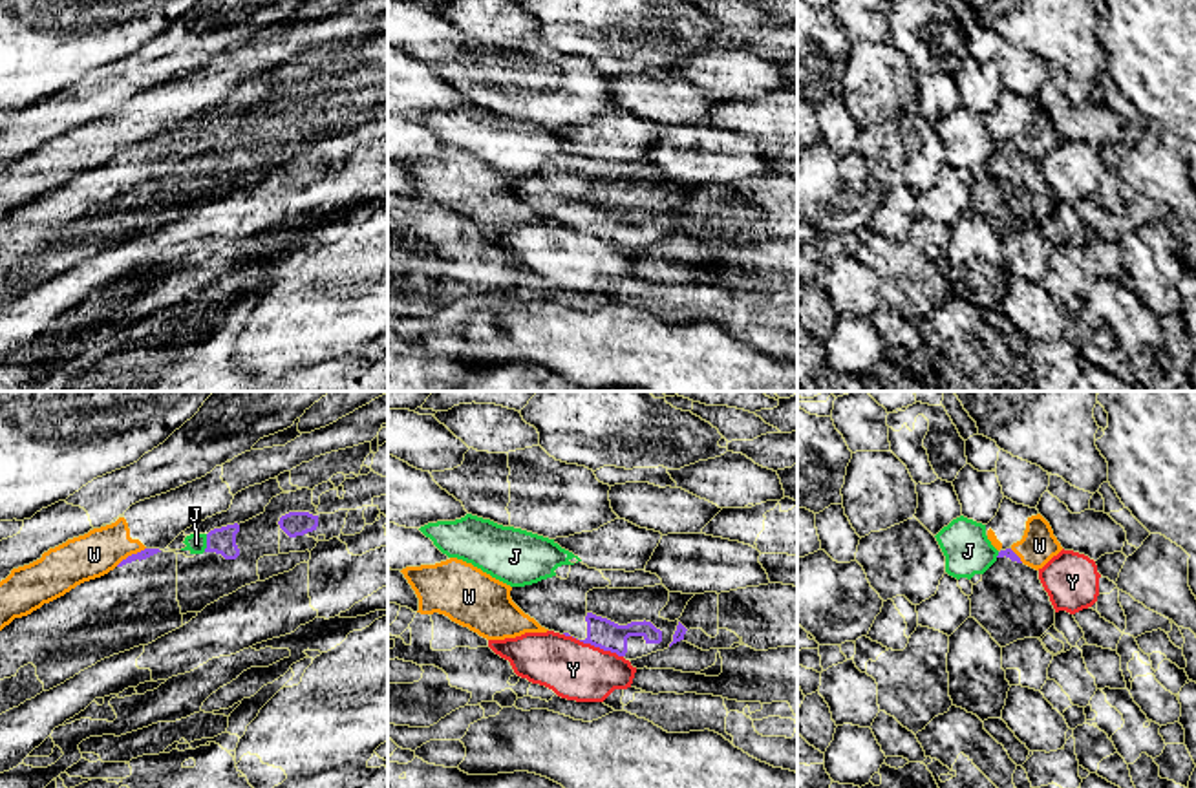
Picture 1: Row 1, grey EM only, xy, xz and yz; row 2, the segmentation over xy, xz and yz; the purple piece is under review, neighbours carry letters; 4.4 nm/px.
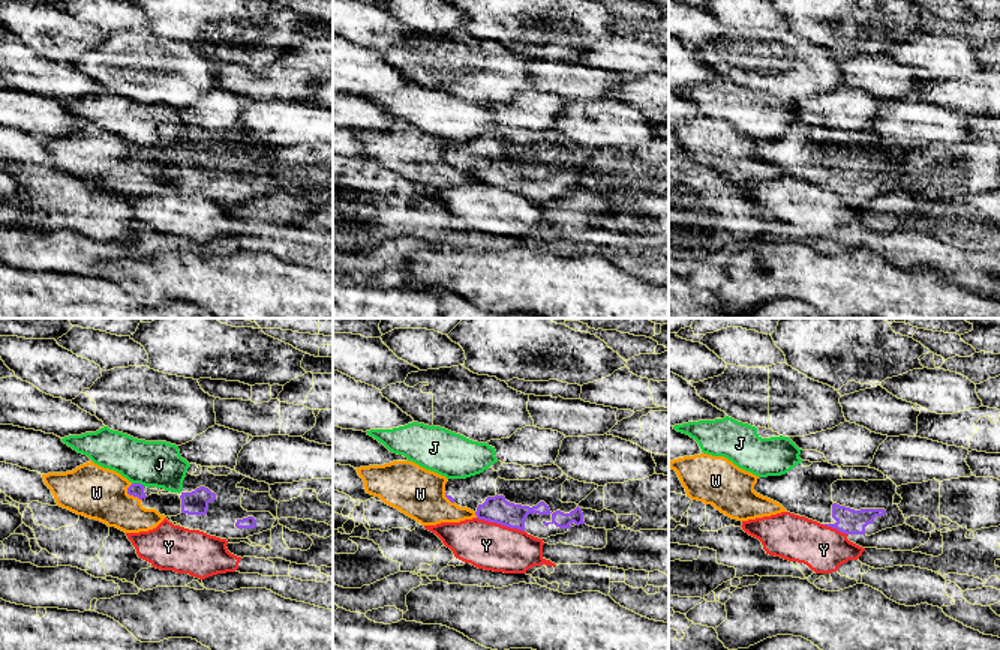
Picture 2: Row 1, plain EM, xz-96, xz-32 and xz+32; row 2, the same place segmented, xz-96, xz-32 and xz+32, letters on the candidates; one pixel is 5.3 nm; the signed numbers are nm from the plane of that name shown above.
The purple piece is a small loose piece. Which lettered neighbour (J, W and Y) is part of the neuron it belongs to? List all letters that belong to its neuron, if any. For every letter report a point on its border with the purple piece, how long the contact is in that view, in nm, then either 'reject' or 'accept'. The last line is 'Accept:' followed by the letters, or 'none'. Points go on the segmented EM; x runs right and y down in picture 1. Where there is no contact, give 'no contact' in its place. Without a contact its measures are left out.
J: xy (207, 543) | 80 nm | reject
W: xy (132, 554) | 160 nm | reject
Y: xz (593, 644) | 280 nm | reject
Accept: none

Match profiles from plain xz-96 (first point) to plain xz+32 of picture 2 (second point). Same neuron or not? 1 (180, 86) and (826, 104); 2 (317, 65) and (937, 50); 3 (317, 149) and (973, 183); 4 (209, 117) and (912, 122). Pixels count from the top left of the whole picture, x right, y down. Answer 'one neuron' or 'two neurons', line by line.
1: two neurons
2: one neuron
3: one neuron
4: two neurons

